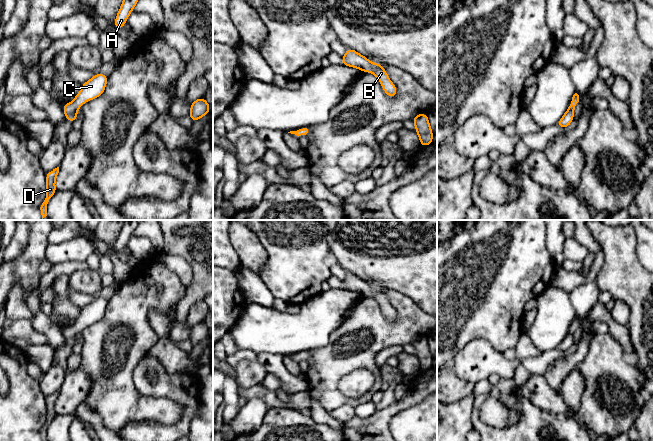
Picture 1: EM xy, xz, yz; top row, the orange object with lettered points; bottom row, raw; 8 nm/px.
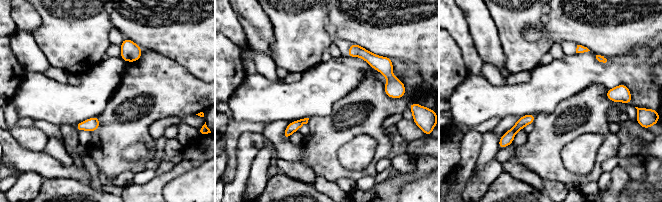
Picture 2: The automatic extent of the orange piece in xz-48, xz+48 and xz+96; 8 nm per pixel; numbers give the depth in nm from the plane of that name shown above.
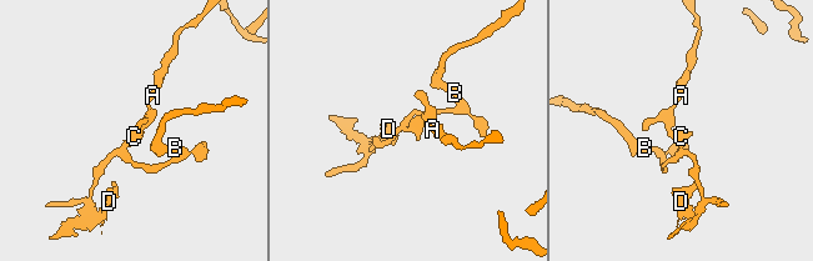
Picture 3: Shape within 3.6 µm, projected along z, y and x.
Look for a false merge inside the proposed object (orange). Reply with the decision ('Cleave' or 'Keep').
Keep

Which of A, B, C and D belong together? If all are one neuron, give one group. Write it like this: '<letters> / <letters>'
A B C D

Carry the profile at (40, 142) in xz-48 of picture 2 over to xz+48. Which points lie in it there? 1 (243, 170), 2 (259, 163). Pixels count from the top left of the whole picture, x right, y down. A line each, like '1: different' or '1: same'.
1: same
2: different

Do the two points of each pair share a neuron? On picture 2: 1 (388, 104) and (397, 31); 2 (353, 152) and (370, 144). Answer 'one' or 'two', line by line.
1: two
2: one

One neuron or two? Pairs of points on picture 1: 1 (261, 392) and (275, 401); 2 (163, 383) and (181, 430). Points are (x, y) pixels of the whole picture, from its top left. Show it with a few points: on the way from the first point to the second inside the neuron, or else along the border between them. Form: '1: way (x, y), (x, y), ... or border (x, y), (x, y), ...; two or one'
1: way (264, 393), (272, 400); one
2: way (176, 392), (189, 405), (187, 417); one

